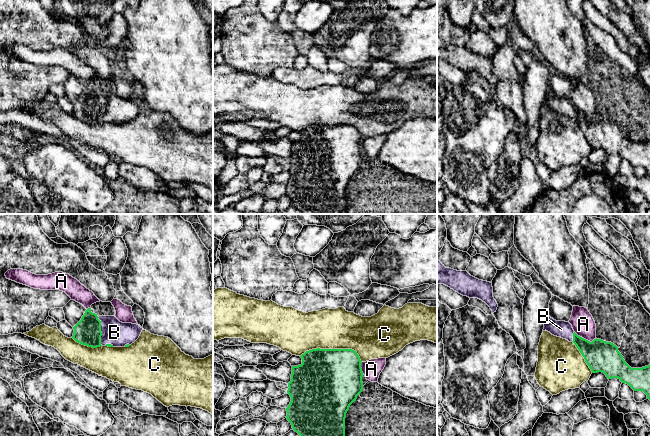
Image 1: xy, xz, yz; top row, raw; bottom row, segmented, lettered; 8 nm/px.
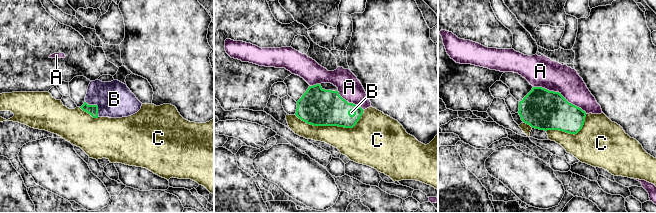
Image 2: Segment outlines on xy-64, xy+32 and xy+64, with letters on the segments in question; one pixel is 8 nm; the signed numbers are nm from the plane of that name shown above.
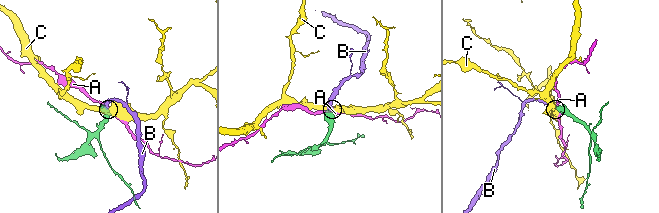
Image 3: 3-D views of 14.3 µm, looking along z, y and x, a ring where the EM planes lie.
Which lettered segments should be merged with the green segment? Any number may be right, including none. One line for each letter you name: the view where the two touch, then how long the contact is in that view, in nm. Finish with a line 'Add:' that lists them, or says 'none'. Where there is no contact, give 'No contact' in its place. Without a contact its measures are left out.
B: Touches green in xy. Shared border 240 nm
Add: B

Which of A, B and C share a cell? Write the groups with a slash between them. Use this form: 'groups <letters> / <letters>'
groups A / B / C

